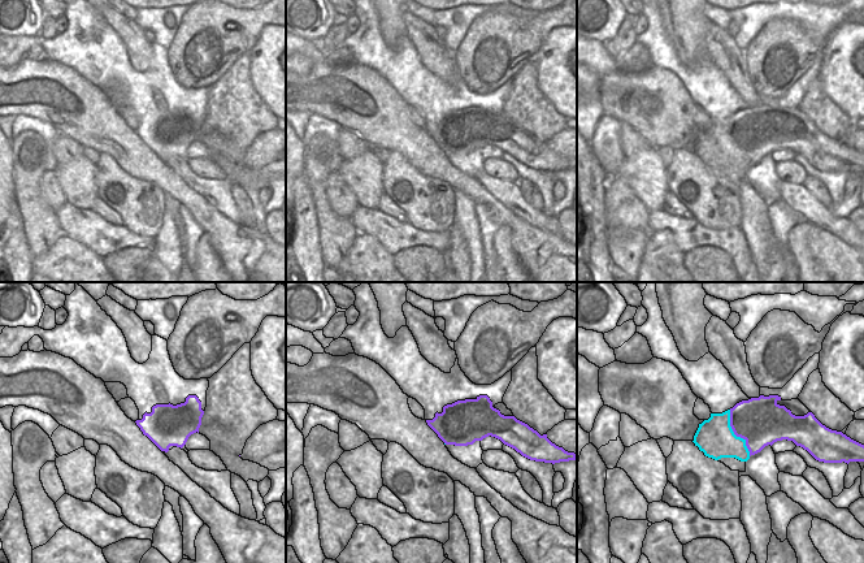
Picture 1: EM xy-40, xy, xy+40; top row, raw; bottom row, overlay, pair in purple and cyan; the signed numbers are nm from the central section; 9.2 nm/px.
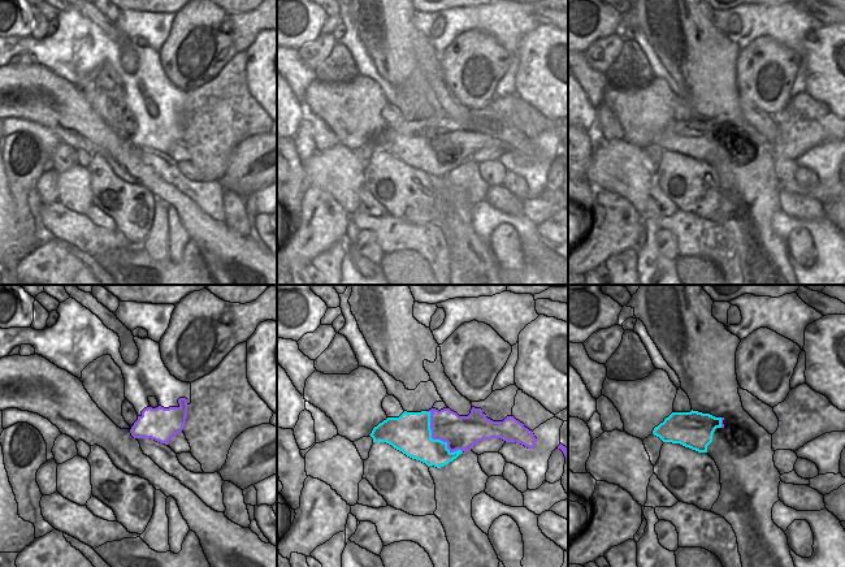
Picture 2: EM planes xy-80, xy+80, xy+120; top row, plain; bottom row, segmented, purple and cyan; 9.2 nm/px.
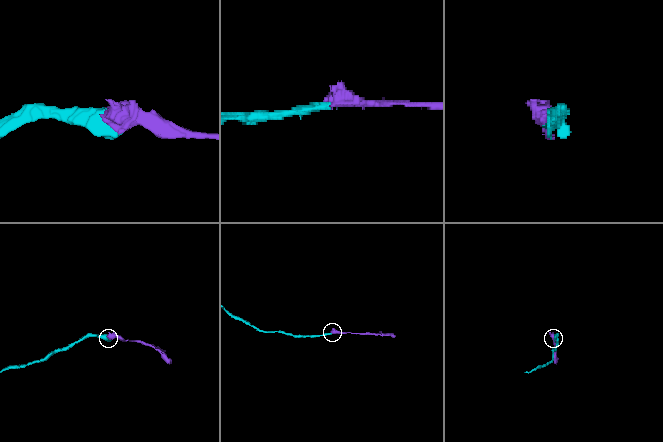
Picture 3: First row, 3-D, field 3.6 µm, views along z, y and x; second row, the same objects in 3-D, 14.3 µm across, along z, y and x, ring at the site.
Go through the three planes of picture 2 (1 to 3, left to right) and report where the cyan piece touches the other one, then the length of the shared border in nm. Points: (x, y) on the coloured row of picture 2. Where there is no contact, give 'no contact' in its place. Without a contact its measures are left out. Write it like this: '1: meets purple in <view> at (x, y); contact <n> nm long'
1: no contact
2: meets purple in xy+80 at (436, 438); contact 500 nm long
3: meets purple in xy+120 at (722, 423); contact 100 nm long

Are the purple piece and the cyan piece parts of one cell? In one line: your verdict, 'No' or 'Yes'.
Yes.

